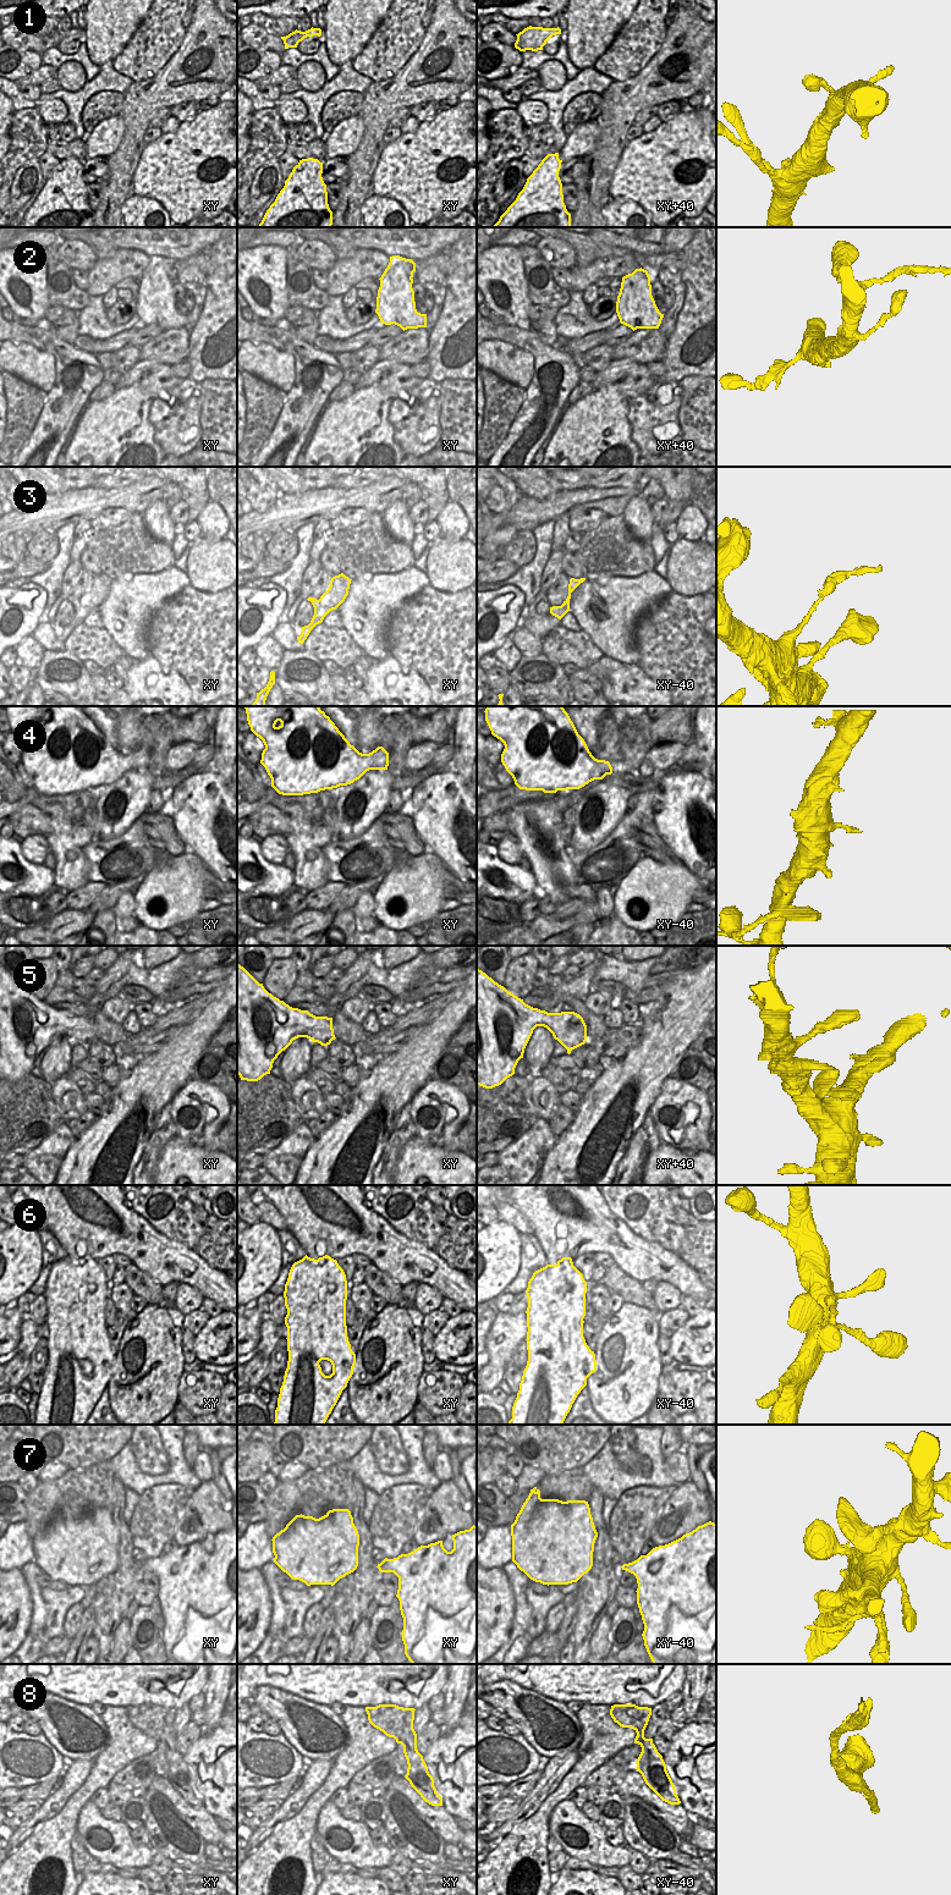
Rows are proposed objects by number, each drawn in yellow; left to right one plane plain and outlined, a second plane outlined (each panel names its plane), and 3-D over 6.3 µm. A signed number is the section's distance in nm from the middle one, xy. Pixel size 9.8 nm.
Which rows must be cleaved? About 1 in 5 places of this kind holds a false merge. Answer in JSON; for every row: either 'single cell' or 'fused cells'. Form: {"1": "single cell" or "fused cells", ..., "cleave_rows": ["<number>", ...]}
{"1": "single cell", "2": "single cell", "3": "single cell", "4": "single cell", "5": "single cell", "6": "single cell", "7": "single cell", "8": "single cell", "cleave_rows": []}

